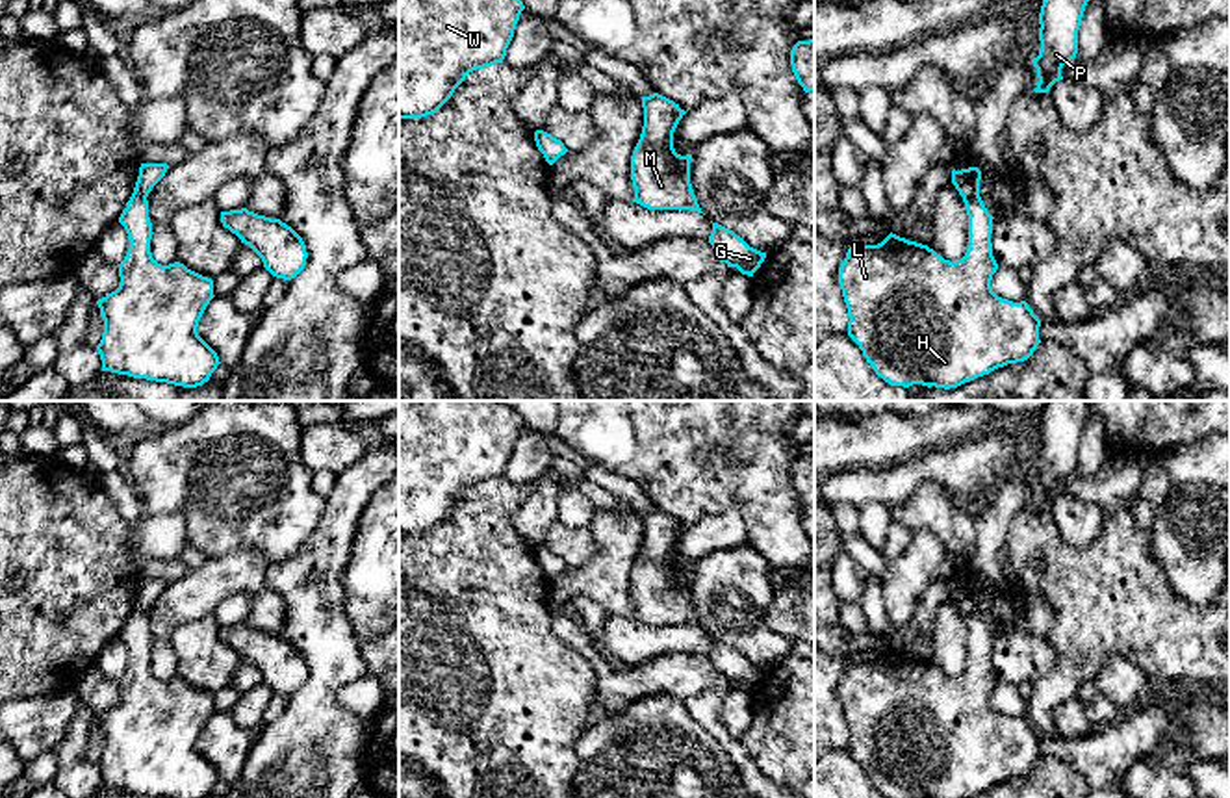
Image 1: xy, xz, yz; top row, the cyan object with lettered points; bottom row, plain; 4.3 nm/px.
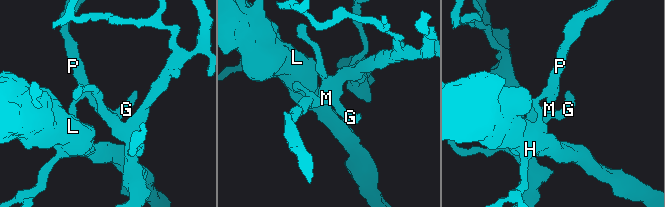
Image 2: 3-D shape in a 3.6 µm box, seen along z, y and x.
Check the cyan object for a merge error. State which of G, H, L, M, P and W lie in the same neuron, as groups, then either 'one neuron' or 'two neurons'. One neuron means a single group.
groups G M P / H L W; two neurons

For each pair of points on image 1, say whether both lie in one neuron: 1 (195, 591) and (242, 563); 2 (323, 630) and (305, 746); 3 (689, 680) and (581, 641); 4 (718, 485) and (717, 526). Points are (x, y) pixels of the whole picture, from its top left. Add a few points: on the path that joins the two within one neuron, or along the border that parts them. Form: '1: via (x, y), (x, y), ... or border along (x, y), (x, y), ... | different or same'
1: via (206, 585), (230, 574) | same
2: via (323, 659), (323, 683), (314, 706), (314, 717) | same
3: via (661, 680), (614, 680), (603, 669) | same
4: border along (687, 527), (735, 503), (748, 542) | different

